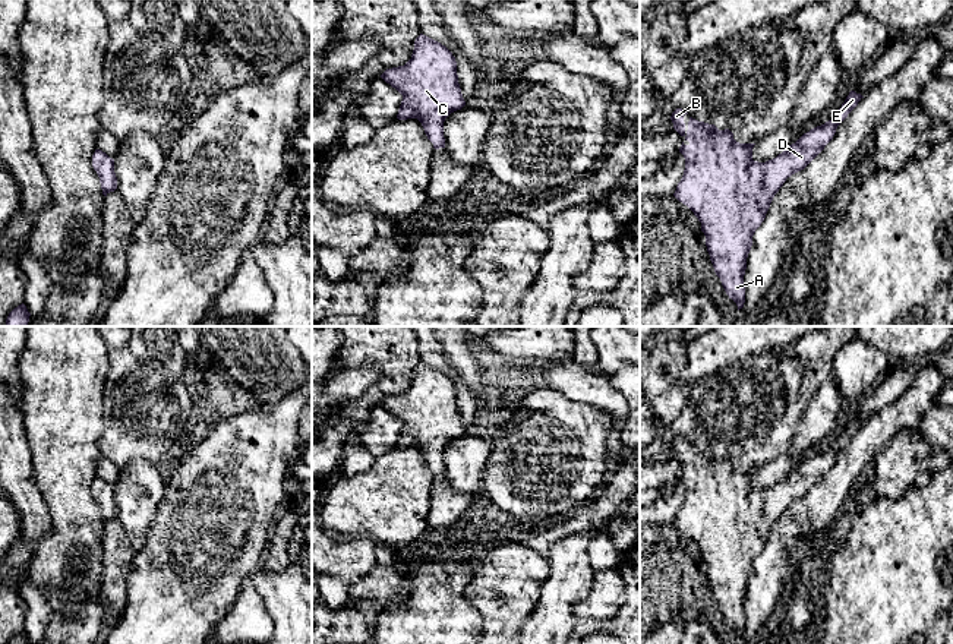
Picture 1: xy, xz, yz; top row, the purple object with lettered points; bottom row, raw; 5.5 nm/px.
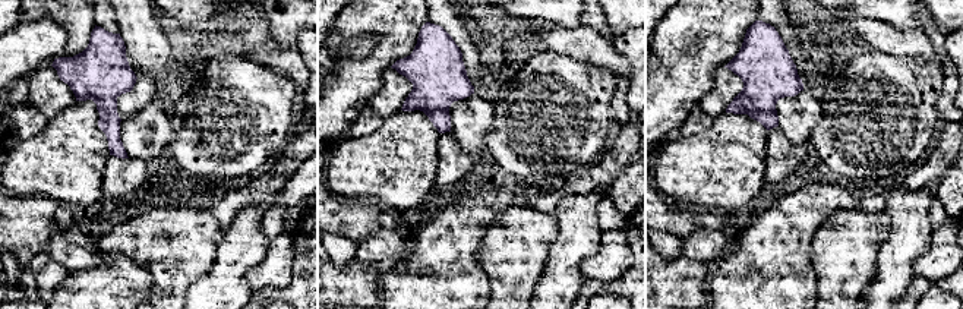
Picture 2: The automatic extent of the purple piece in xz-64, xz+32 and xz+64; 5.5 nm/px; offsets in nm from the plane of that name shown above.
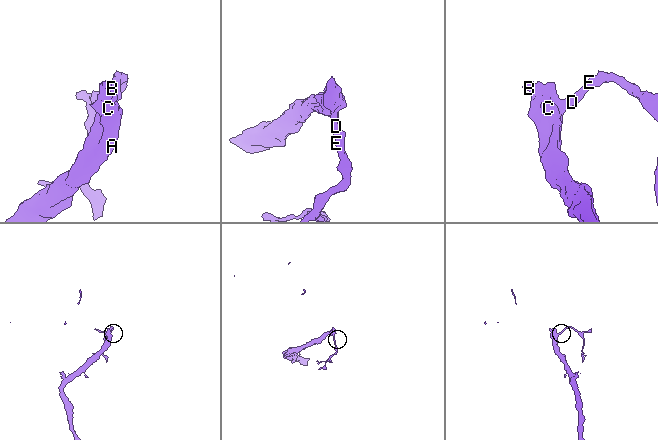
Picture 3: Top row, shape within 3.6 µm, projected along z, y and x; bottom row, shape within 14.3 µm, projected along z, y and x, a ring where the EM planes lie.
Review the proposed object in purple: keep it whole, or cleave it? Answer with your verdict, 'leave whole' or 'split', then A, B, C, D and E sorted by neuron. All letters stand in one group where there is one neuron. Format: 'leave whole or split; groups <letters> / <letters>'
leave whole; groups A B C D E

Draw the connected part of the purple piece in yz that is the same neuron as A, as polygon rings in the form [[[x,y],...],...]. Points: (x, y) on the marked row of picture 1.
[[[851,91],[831,120],[804,133],[782,154],[766,162],[752,160],[755,143],[736,142],[729,129],[719,130],[714,124],[698,121],[692,117],[685,124],[684,116],[688,114],[685,110],[676,108],[672,113],[673,129],[689,142],[688,145],[682,142],[679,148],[685,158],[685,170],[673,196],[687,205],[701,222],[714,272],[720,278],[729,299],[736,303],[738,310],[745,303],[744,275],[752,236],[764,221],[774,195],[788,177],[804,170],[824,149],[833,139],[837,126],[862,98],[861,94]]]

